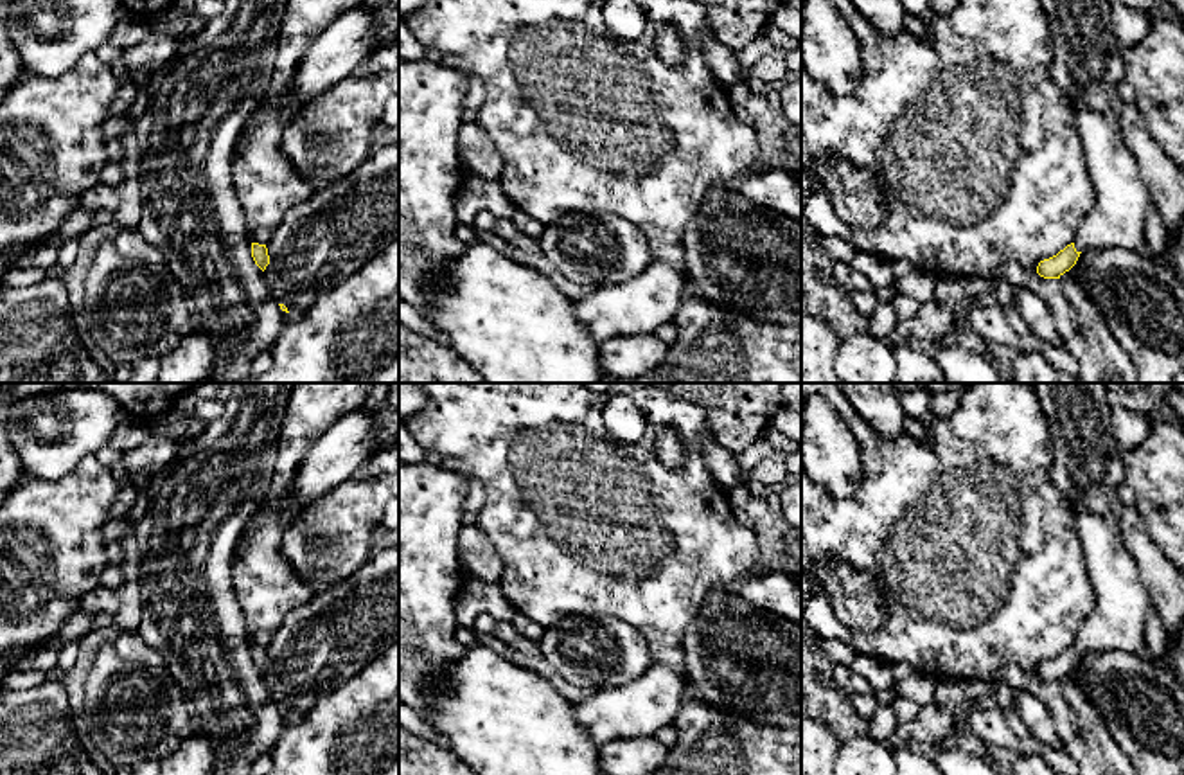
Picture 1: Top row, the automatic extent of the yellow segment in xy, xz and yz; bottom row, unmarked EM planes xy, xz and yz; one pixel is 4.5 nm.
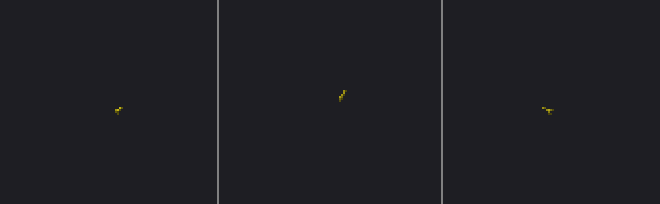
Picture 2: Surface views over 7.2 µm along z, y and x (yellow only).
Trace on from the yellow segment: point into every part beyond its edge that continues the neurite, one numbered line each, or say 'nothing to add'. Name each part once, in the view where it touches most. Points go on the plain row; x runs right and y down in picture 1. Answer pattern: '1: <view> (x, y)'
1: yz (1118, 619)

